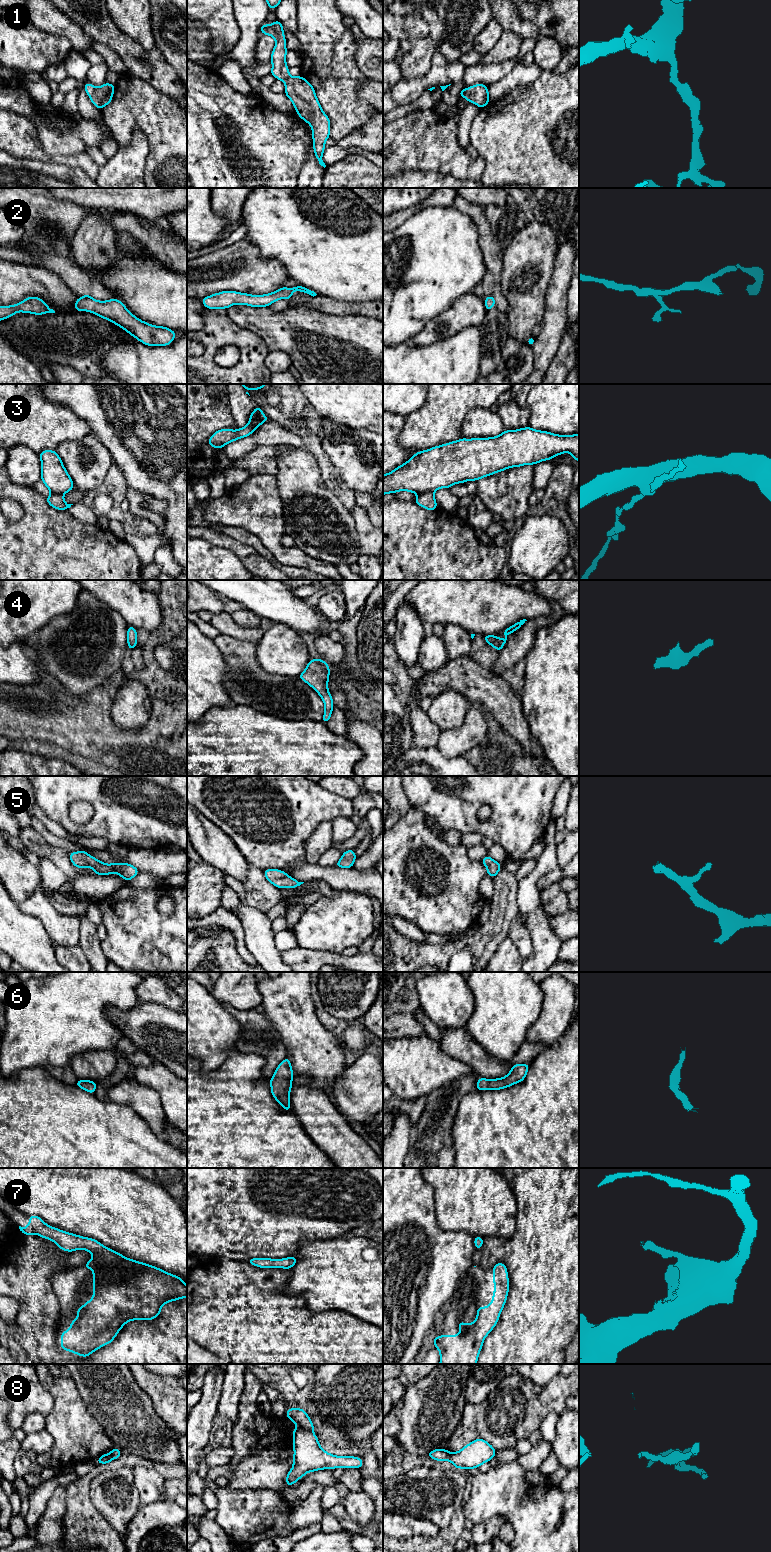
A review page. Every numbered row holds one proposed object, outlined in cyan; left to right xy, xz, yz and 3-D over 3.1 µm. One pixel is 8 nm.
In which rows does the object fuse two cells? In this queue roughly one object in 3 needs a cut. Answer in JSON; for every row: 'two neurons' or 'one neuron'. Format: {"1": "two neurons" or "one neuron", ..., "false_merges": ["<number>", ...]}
{"1": "one neuron", "2": "one neuron", "3": "two neurons", "4": "one neuron", "5": "one neuron", "6": "one neuron", "7": "one neuron", "8": "two neurons", "false_merges": ["3", "8"]}

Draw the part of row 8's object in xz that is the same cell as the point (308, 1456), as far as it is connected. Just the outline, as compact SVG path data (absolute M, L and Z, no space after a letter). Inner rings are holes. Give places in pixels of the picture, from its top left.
M296 1427L293 1436L293 1468L287 1472L286 1486L295 1484L307 1472L323 1469L361 1468L363 1458L335 1456L324 1451L317 1436L308 1430Z

